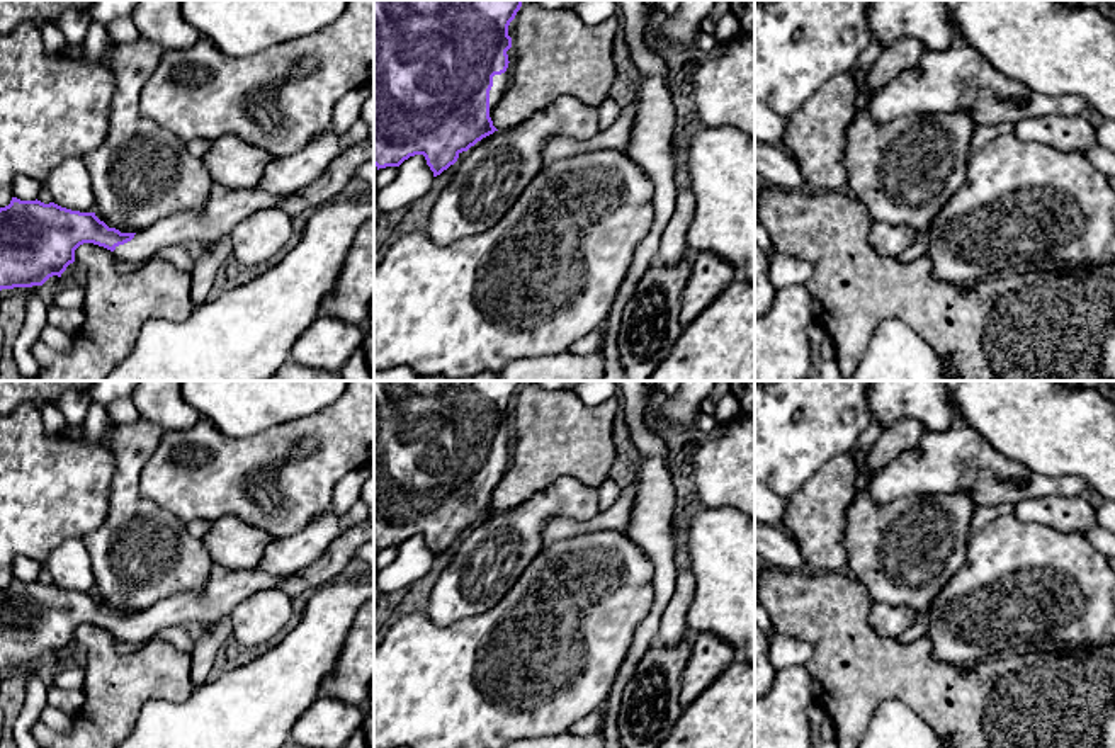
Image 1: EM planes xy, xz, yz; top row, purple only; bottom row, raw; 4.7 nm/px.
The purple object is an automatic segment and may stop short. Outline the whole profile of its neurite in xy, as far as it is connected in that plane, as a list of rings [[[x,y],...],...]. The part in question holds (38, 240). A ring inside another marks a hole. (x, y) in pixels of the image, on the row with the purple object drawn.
[[[369,139],[343,148],[313,184],[289,196],[229,190],[214,184],[201,214],[175,212],[138,233],[109,228],[95,212],[12,197],[0,207],[0,291],[61,277],[83,243],[104,246],[129,262],[148,262],[167,246],[185,246],[199,255],[260,209],[279,209],[292,218],[337,199],[367,162],[374,162]]]

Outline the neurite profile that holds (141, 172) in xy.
[[[144,37],[114,42],[104,65],[114,80],[109,131],[97,150],[80,156],[92,180],[95,216],[121,233],[138,233],[175,212],[204,212],[214,185],[202,158],[190,155],[187,143],[141,114],[141,90],[163,51],[160,44]]]

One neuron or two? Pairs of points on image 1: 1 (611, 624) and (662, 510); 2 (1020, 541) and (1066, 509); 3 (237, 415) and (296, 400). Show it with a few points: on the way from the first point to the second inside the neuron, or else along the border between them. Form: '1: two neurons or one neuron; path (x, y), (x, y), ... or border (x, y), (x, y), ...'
1: two neurons; border (624, 534), (650, 561), (653, 568), (653, 592)
2: two neurons; border (1013, 514), (1024, 521), (1039, 521), (1083, 534)
3: one neuron; path (252, 400), (281, 400)

